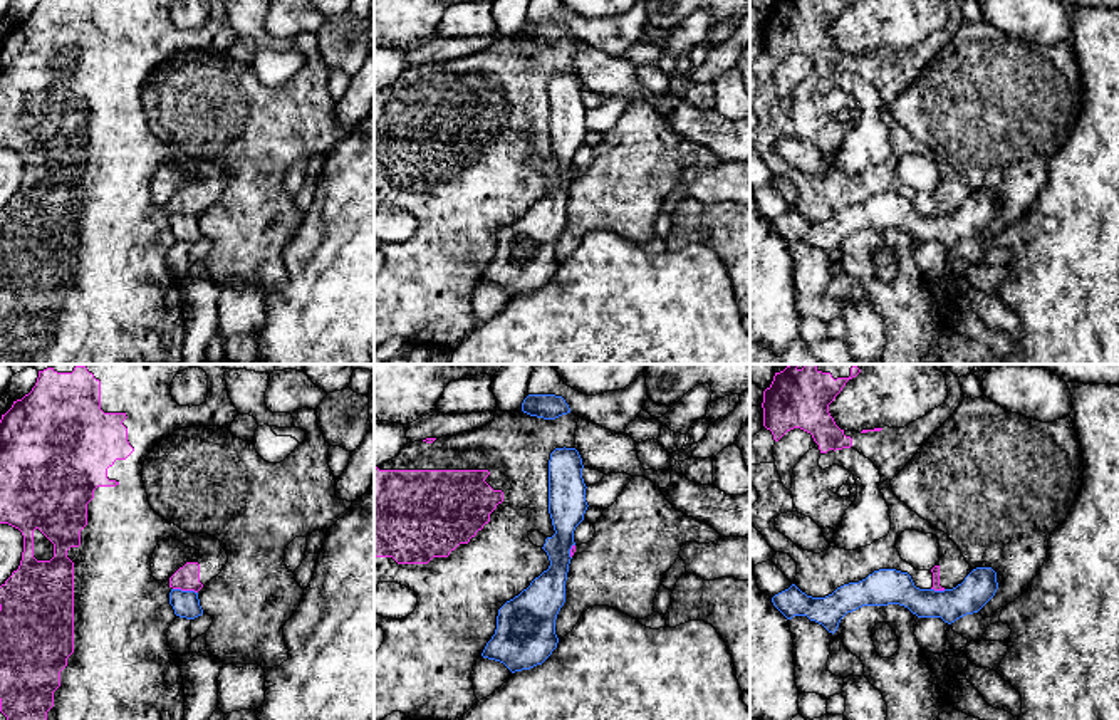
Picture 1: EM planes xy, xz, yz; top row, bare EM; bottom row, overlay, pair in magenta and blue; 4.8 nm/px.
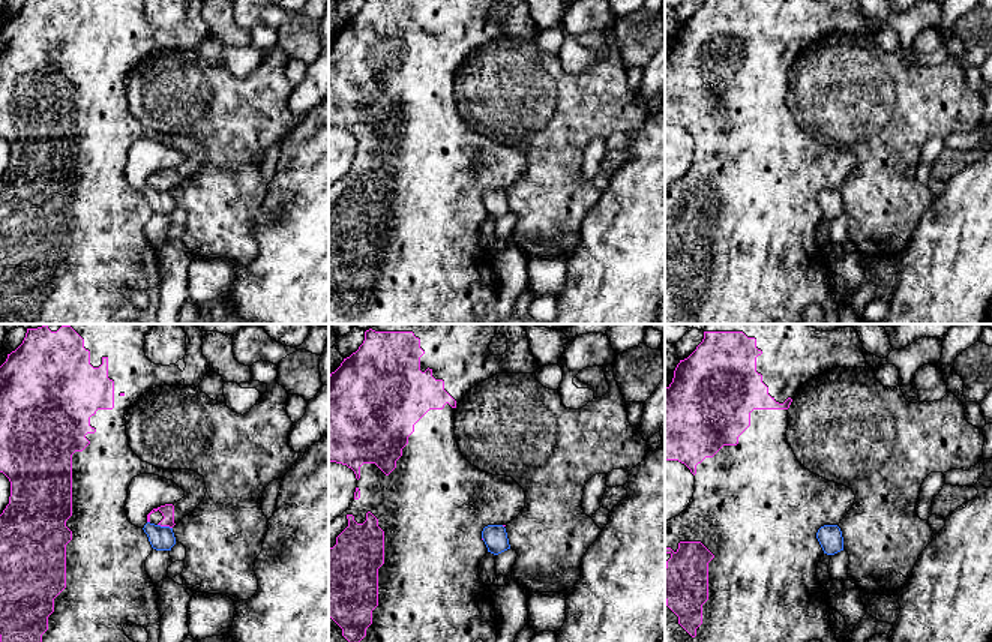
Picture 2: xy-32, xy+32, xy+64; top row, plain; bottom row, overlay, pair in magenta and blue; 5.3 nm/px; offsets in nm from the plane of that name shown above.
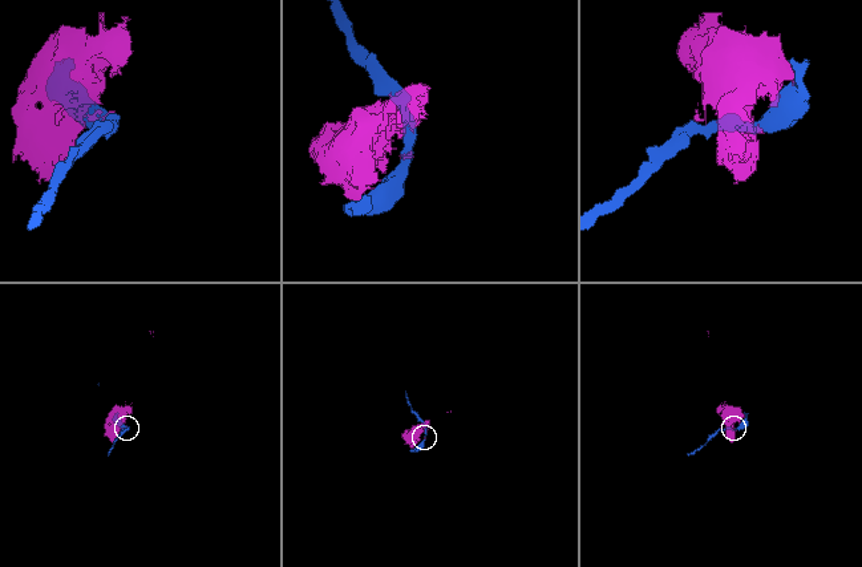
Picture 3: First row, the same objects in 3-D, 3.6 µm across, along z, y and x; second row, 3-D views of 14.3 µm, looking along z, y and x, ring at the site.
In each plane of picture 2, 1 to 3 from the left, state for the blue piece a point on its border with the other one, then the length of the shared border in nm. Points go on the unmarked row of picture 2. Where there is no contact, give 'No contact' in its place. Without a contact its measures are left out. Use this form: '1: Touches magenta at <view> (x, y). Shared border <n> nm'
1: Touches magenta at xy-32 (165, 189). Shared border 80 nm
2: No contact
3: No contact

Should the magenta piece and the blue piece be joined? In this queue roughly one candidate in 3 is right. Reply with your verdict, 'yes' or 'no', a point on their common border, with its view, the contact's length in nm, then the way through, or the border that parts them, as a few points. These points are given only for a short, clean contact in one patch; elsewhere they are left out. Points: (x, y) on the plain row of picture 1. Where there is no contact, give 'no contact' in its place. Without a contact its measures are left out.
no | xy (185, 213) | 120 nm

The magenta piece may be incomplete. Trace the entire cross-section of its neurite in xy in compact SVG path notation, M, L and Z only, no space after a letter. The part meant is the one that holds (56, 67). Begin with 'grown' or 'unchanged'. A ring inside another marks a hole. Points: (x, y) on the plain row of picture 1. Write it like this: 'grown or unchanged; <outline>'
grown; M39 0L35 10L0 44L0 148L18 153L23 176L17 195L0 210L0 364L183 364L185 312L180 284L168 269L168 252L176 238L169 228L173 213L198 217L216 201L228 185L223 166L208 158L190 158L159 141L148 126L143 86L149 76L176 54L190 50L228 52L238 35L232 27L225 0L208 0L208 22L200 30L180 30L171 20L174 0ZM173 161L200 176L196 185L178 190L159 208L151 183L159 164Z

